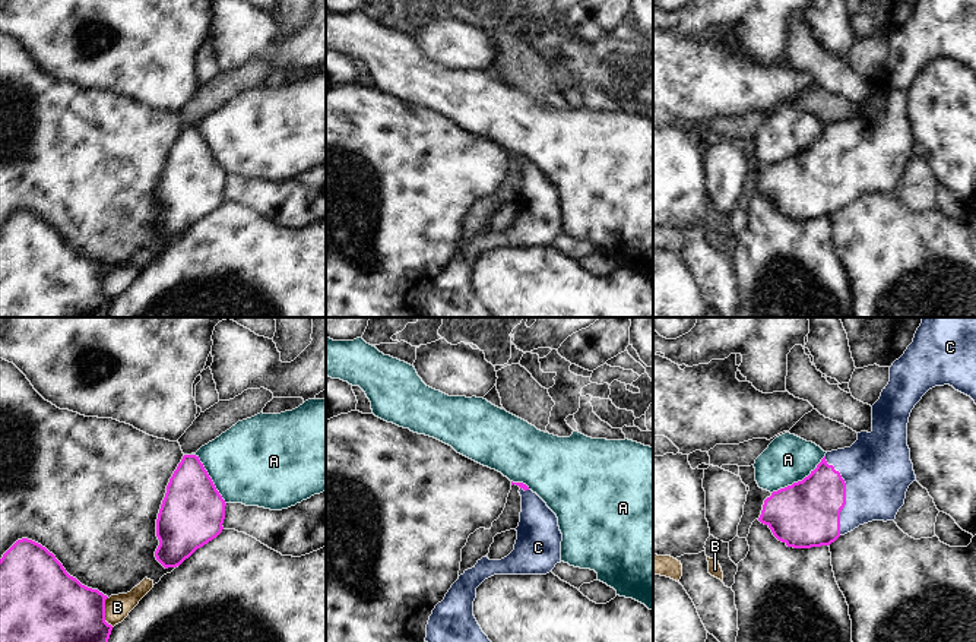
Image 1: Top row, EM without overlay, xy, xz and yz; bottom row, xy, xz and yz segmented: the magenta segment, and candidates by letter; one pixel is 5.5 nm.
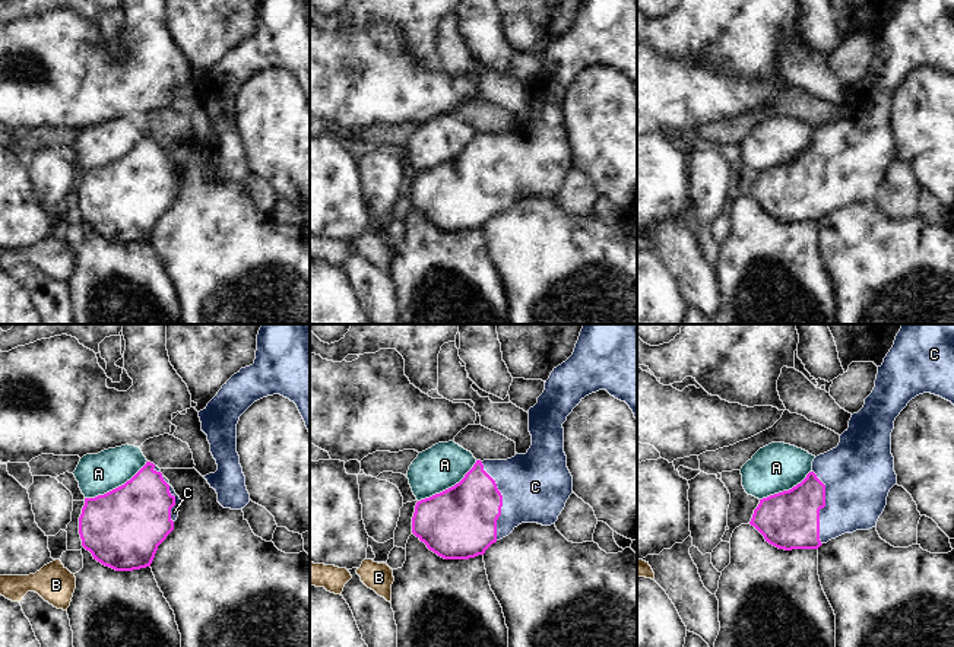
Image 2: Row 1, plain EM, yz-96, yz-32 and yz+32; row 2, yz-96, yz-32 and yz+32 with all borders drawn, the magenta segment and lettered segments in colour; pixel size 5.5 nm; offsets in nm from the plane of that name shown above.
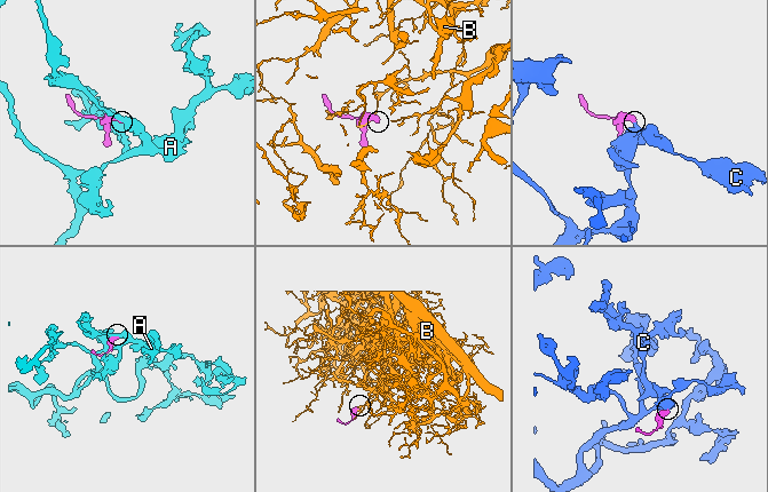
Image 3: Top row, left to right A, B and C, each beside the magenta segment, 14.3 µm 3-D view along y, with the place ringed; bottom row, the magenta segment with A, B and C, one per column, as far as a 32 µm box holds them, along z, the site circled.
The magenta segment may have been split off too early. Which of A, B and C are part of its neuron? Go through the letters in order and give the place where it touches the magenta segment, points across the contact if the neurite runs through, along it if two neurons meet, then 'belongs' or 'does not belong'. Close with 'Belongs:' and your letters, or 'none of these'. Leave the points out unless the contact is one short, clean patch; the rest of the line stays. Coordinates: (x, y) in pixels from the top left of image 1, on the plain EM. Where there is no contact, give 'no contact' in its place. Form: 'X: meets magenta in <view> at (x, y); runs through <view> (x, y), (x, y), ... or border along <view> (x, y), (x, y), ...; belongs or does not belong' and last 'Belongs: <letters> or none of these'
A: meets magenta in yz at (799, 154); does not belong
B: meets magenta in xy at (104, 285); does not belong
C: meets magenta in yz at (845, 167); belongs
Belongs: C

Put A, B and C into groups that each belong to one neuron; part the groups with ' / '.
A / B / C

